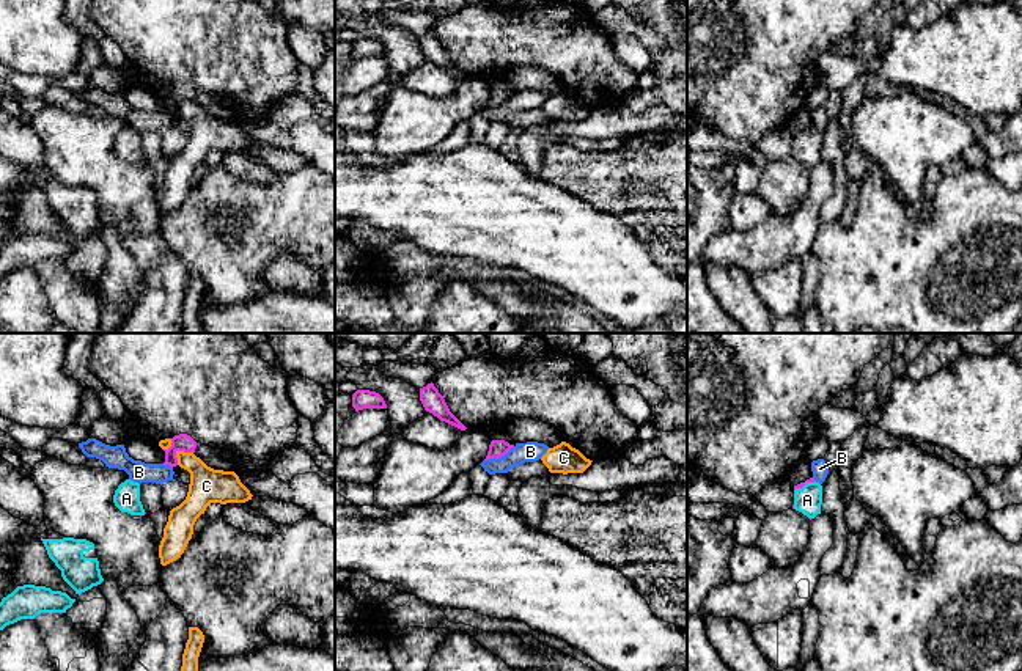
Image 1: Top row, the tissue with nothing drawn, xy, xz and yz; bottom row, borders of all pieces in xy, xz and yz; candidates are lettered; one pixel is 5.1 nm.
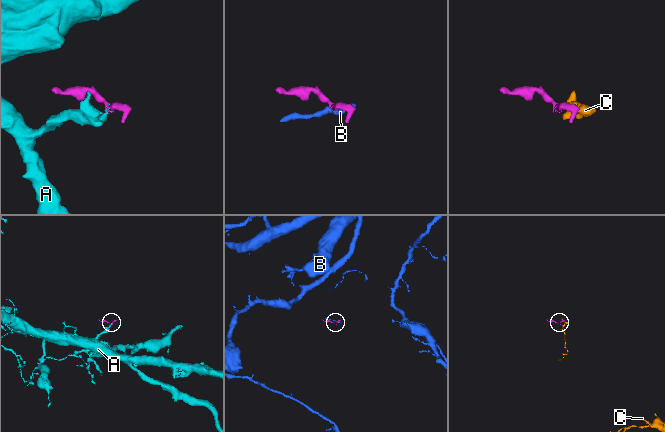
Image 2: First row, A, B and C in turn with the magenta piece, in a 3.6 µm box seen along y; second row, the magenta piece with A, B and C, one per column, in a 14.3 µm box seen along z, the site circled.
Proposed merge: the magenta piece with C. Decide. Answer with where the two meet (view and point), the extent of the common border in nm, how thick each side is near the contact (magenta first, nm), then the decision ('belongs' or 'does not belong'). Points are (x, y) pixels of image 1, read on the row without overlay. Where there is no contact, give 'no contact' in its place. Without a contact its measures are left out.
contact xy (178, 98); length 110 nm; calibres 90 and 180 nm; does not belong

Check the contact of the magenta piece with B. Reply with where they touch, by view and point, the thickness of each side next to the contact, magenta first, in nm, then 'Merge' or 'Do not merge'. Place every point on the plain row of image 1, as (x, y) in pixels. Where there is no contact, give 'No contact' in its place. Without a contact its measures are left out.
Touches magenta at xz (499, 104). Thickness 90 nm (magenta) against 110 nm. Do not merge

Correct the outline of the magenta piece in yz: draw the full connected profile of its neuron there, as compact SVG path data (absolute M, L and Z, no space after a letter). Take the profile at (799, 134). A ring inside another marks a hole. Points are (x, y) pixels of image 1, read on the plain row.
M814 126L807 127L794 134L794 152L792 157L802 160L810 168L821 162L822 152L822 134Z

